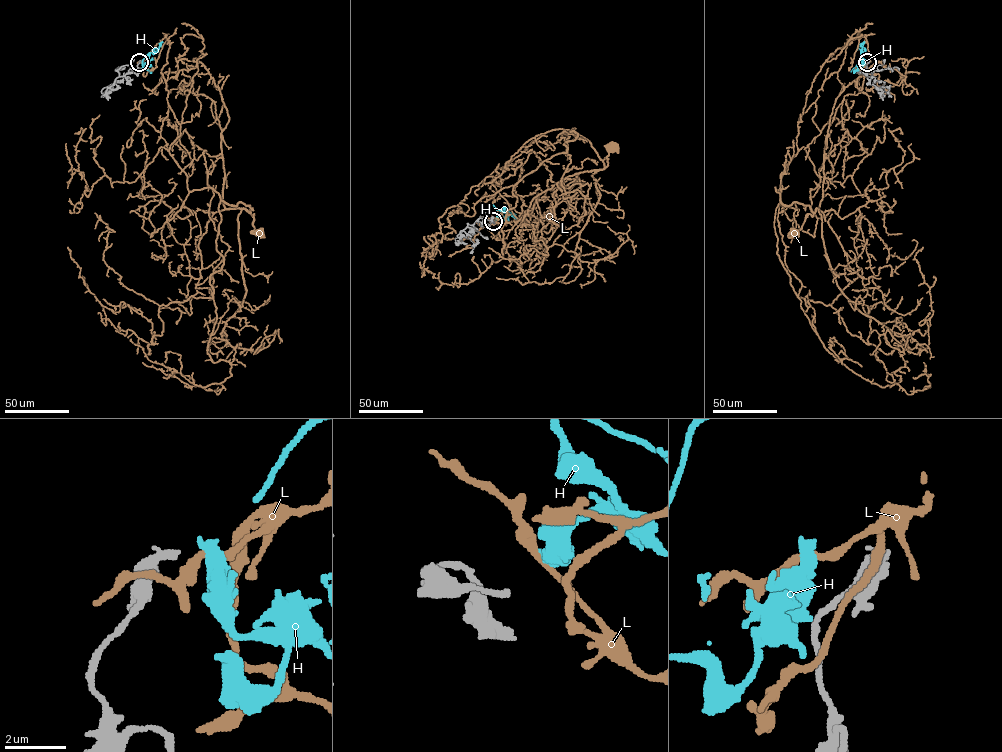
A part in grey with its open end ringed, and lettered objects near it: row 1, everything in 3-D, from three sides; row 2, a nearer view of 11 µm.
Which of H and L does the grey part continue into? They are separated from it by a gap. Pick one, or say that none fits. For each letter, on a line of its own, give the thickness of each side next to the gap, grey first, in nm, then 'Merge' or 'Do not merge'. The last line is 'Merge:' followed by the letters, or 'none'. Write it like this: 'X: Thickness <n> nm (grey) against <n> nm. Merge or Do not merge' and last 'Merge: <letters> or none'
H: Thickness 260 nm (grey) against 500 nm. Merge
L: Thickness 260 nm (grey) against 320 nm. Do not merge
Merge: H

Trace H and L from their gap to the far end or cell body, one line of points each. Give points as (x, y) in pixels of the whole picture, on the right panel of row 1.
H: (866, 62), (858, 65), (865, 51), (861, 53), (863, 44), (860, 46)
L: (865, 61), (862, 36), (800, 117), (798, 152), (775, 187), (784, 204), (813, 213), (794, 232)

